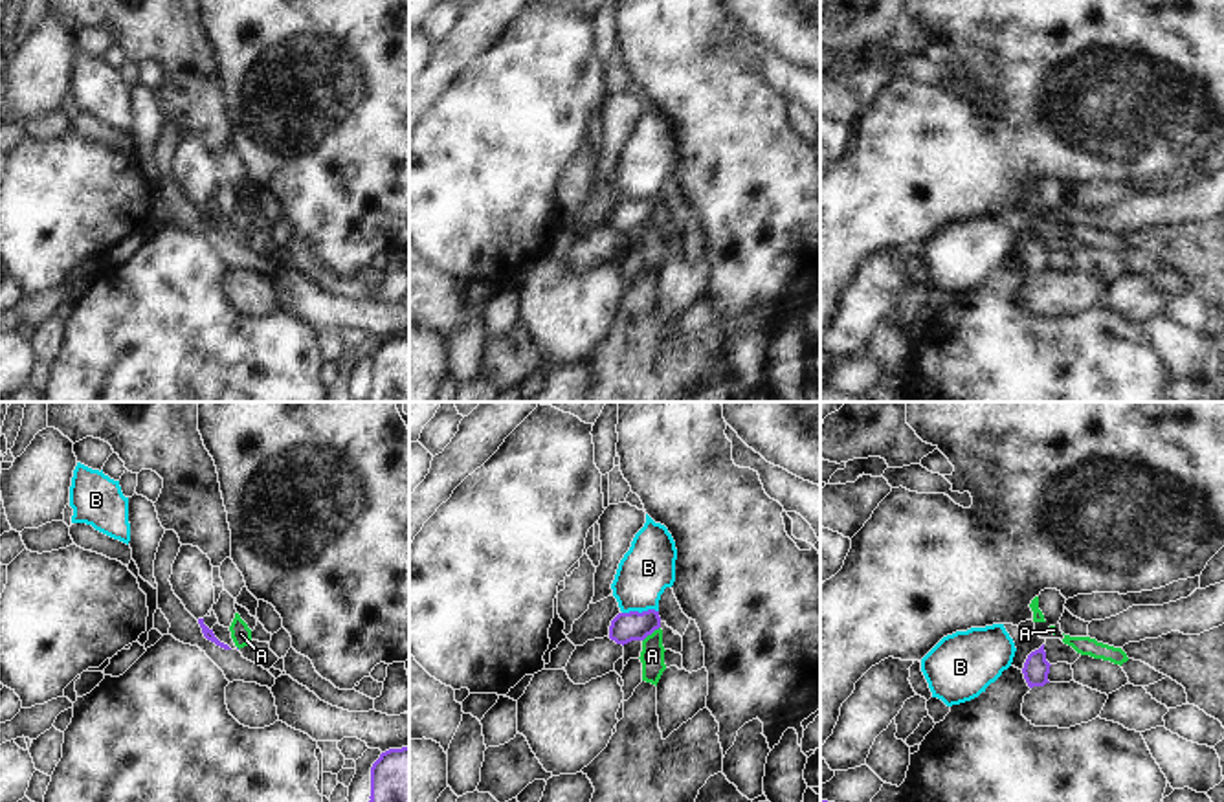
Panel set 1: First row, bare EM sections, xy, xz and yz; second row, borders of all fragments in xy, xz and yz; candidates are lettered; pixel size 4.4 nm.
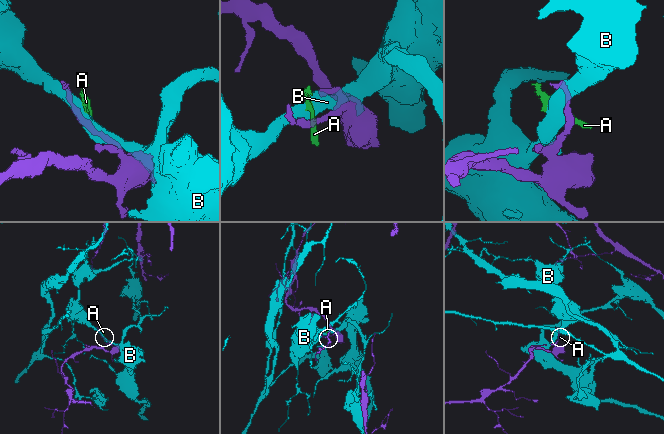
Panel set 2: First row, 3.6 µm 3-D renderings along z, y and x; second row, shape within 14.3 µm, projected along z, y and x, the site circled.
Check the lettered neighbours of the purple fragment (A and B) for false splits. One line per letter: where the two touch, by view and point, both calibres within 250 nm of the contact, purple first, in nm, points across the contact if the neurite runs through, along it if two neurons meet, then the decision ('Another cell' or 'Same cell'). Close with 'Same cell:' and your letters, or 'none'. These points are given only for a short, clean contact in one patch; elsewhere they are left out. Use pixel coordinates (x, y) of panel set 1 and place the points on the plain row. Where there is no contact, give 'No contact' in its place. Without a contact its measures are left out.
A: Touches purple at xz (650, 222). Thickness 130 nm (purple) against 110 nm. Boundary: xz (659, 215), (643, 230). Another cell
B: Touches purple at xz (637, 200). Thickness 130 nm (purple) against 240 nm. Another cell
Same cell: none

